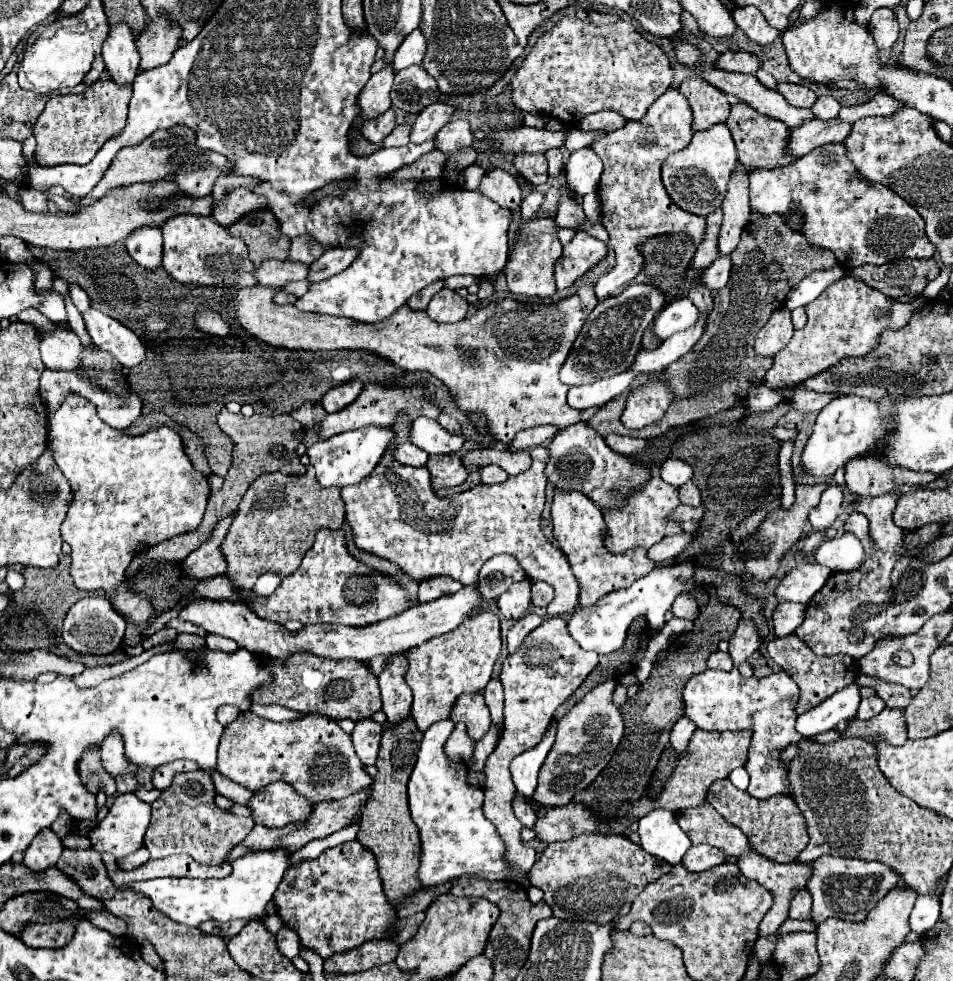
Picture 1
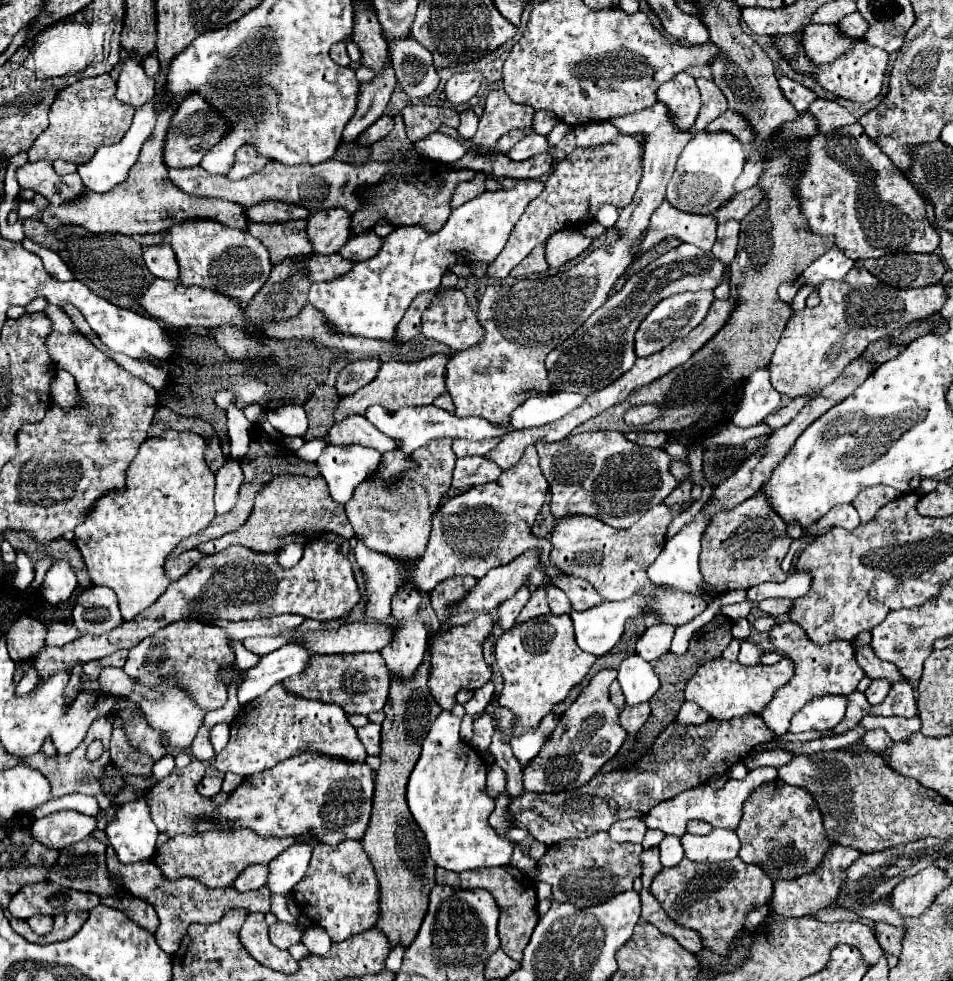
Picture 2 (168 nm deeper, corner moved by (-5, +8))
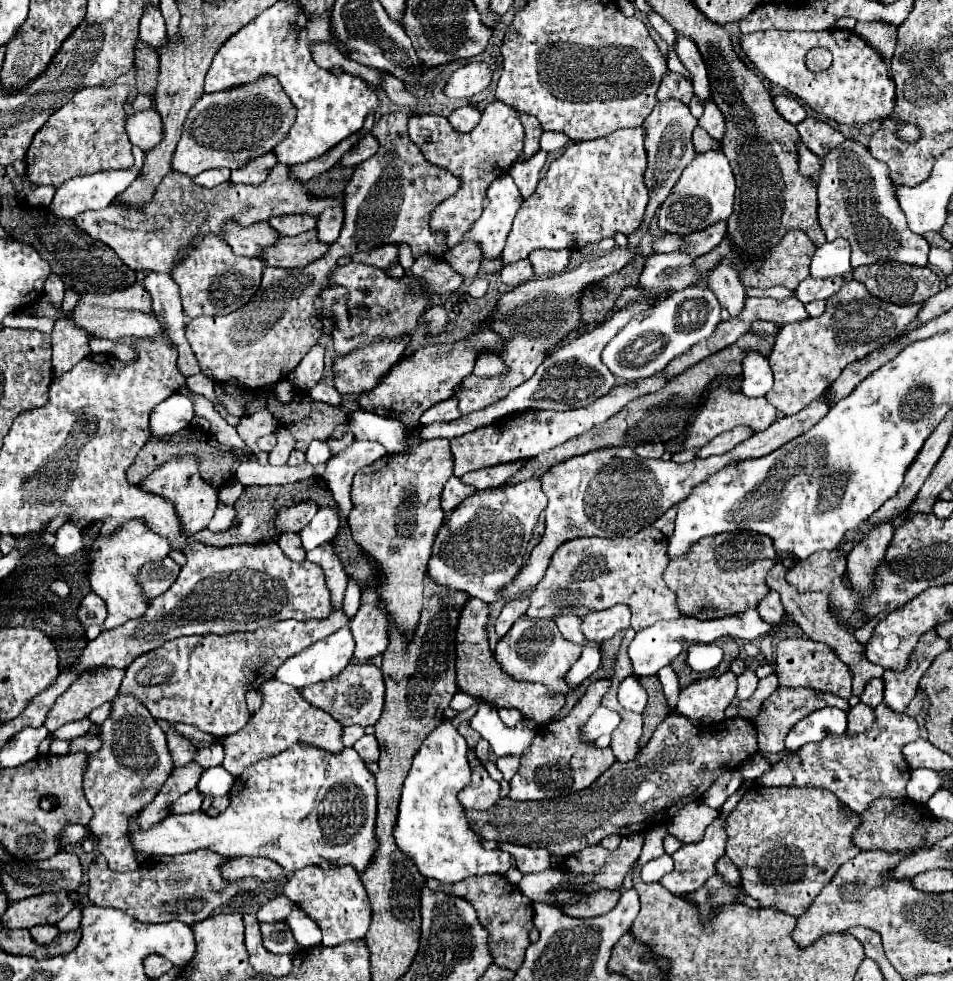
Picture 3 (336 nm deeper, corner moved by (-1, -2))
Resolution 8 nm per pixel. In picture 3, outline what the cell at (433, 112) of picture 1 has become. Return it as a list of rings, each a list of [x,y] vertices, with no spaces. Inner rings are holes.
[[[483,60],[469,62],[451,74],[445,86],[445,94],[449,98],[471,98],[489,86],[491,76],[493,72],[487,62]]]

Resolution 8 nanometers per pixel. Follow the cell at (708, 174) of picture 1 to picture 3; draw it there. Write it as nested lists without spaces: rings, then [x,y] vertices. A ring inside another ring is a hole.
[[[705,152],[697,154],[695,160],[683,170],[679,182],[673,186],[671,194],[659,208],[657,224],[665,234],[687,236],[693,230],[705,230],[717,222],[727,222],[733,212],[735,202],[735,178],[729,166],[729,160],[723,152]]]

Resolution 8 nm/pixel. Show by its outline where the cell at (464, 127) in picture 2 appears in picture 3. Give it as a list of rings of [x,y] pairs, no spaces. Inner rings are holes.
[[[463,106],[449,114],[449,122],[459,132],[471,132],[481,118],[481,112],[475,106]]]

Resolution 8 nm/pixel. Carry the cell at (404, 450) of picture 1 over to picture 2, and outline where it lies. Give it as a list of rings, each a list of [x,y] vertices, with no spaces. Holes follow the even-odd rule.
[[[353,416],[349,420],[333,424],[329,430],[329,440],[335,444],[361,444],[379,450],[381,454],[397,450],[397,442],[371,426],[363,416]]]

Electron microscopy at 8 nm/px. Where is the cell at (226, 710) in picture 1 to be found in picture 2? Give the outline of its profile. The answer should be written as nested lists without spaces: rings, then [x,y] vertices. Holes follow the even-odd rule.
[[[179,620],[161,628],[161,632],[141,640],[135,648],[129,650],[129,658],[123,666],[123,672],[133,680],[145,684],[157,684],[165,676],[177,676],[185,688],[189,688],[193,700],[205,710],[217,710],[227,702],[227,688],[215,680],[217,668],[221,664],[233,664],[235,654],[229,648],[229,636],[217,628],[195,620]]]

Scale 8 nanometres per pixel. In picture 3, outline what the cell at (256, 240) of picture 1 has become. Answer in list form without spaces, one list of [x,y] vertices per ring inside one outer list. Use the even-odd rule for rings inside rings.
[[[309,230],[297,236],[281,236],[275,246],[265,250],[267,266],[277,268],[305,268],[307,264],[323,258],[329,250],[329,244],[323,244],[317,238],[317,230]]]

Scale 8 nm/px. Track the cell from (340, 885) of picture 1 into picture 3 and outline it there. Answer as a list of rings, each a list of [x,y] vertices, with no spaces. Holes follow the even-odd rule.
[[[307,866],[297,870],[287,880],[283,894],[293,900],[307,916],[311,916],[323,930],[323,944],[337,946],[347,940],[365,938],[371,924],[371,906],[363,882],[353,872],[351,866],[321,870],[319,866]]]

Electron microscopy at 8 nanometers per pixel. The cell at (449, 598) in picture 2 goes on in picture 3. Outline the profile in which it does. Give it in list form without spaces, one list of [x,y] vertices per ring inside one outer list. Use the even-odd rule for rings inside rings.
[[[471,598],[461,612],[457,626],[457,684],[461,686],[461,690],[481,698],[487,704],[493,704],[495,708],[503,708],[503,706],[517,708],[523,714],[523,718],[535,720],[539,726],[549,724],[563,708],[565,696],[549,694],[549,690],[545,690],[545,686],[541,684],[515,682],[513,678],[509,678],[509,674],[501,670],[499,662],[493,656],[493,650],[489,648],[487,618],[489,618],[489,608],[485,602],[477,598]]]

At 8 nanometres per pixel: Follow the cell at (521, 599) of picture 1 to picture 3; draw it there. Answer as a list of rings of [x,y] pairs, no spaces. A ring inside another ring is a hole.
[[[515,598],[513,602],[507,602],[505,608],[501,610],[499,618],[497,618],[497,624],[495,624],[495,630],[499,636],[505,636],[509,632],[509,628],[513,626],[513,622],[521,616],[525,616],[529,608],[529,600],[527,598]]]

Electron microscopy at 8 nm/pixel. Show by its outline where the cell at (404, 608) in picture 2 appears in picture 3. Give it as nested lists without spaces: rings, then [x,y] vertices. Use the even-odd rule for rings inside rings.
[[[427,440],[409,454],[387,454],[353,476],[349,528],[361,548],[381,568],[381,598],[389,614],[409,636],[419,622],[423,578],[431,558],[433,538],[443,524],[439,504],[445,482],[453,476],[453,452],[447,440]]]

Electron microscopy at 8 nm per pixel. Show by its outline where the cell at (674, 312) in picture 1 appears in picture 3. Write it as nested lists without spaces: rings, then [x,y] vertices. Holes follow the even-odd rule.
[[[691,286],[677,294],[671,294],[665,302],[647,310],[641,318],[633,318],[627,322],[623,330],[619,330],[613,340],[601,352],[601,362],[611,370],[615,378],[621,380],[641,380],[663,370],[675,356],[681,356],[697,342],[709,338],[717,324],[721,322],[721,304],[709,288]]]

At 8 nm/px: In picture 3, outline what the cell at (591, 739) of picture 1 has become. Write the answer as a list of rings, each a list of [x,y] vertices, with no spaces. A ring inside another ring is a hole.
[[[597,680],[593,682],[585,696],[573,706],[573,710],[563,718],[555,720],[535,734],[529,750],[521,758],[521,766],[517,774],[511,778],[511,790],[509,798],[513,800],[545,800],[545,798],[559,798],[571,792],[579,792],[591,782],[595,782],[597,776],[601,776],[613,762],[613,750],[611,748],[595,748],[595,744],[583,744],[579,742],[579,726],[583,726],[593,710],[601,704],[603,694],[609,690],[609,680]]]

